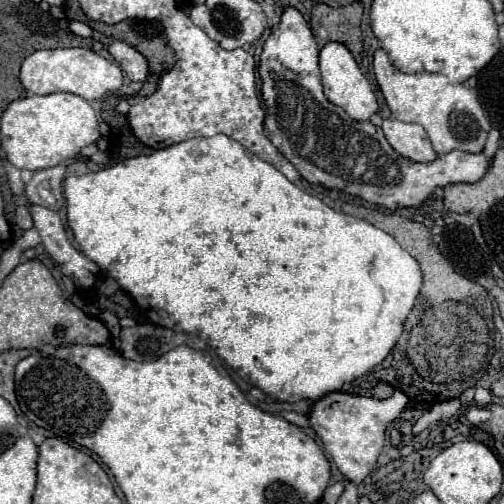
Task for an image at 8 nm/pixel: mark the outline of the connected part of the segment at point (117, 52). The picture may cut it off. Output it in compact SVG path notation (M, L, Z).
M113 41L111 47L109 47L109 53L121 65L123 73L131 81L145 81L145 77L147 77L147 59L137 49L127 45L125 41Z

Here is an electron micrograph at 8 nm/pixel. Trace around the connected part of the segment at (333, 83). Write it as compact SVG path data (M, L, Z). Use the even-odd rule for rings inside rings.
M331 41L319 51L319 69L321 69L325 97L331 103L343 107L347 111L347 115L351 115L351 119L369 121L369 117L373 113L377 113L377 97L375 97L367 77L361 73L357 61L353 59L353 55L349 53L349 49L343 43Z

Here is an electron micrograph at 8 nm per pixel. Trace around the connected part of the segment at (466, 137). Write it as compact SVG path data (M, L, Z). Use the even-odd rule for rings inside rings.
M377 49L373 55L373 71L379 89L385 95L385 101L391 109L391 115L399 121L423 125L437 155L445 155L455 149L465 153L483 151L491 123L471 87L449 83L447 77L439 73L401 73L391 65L383 49Z

